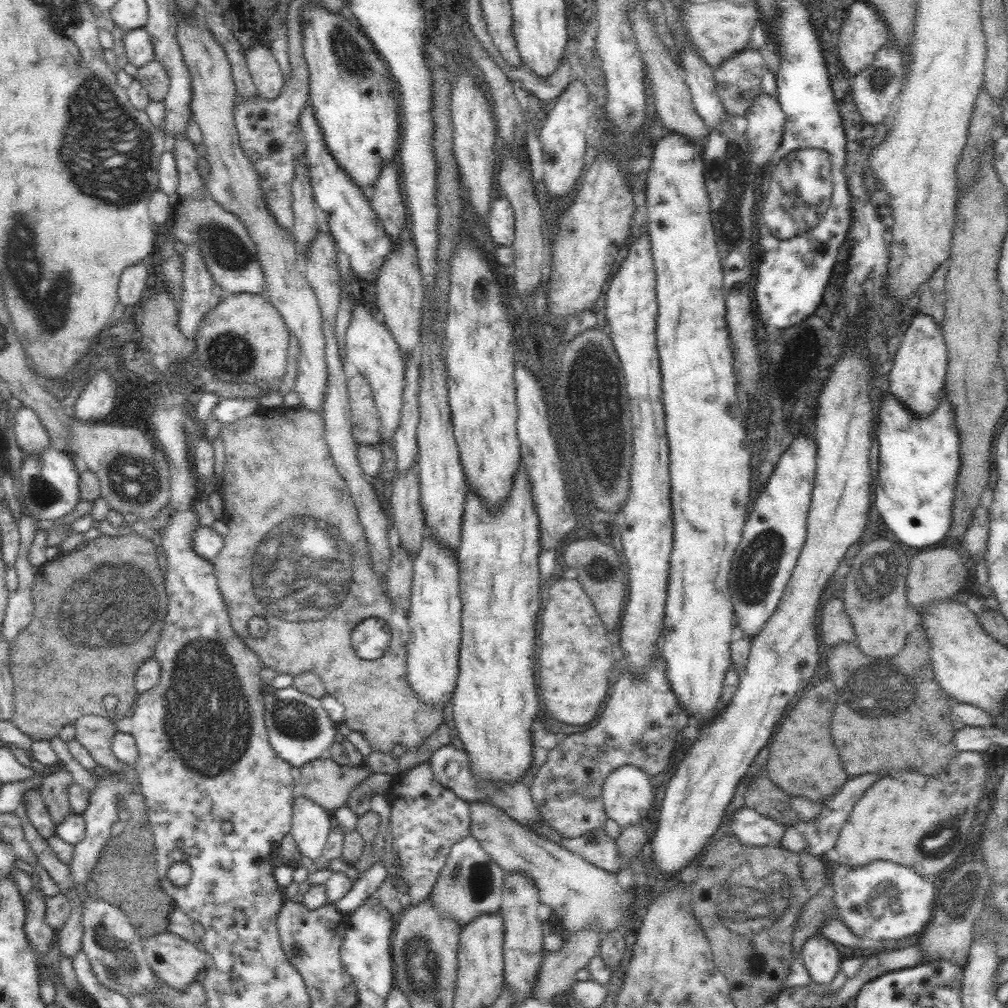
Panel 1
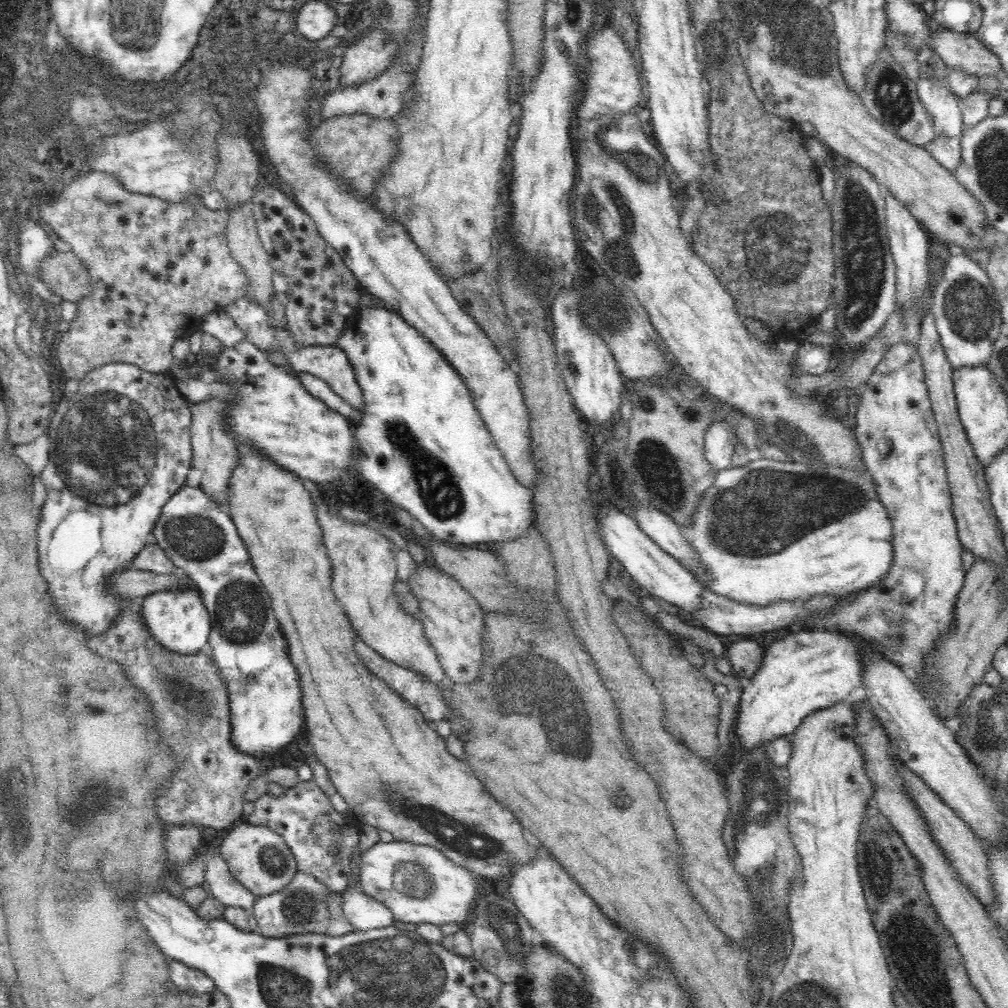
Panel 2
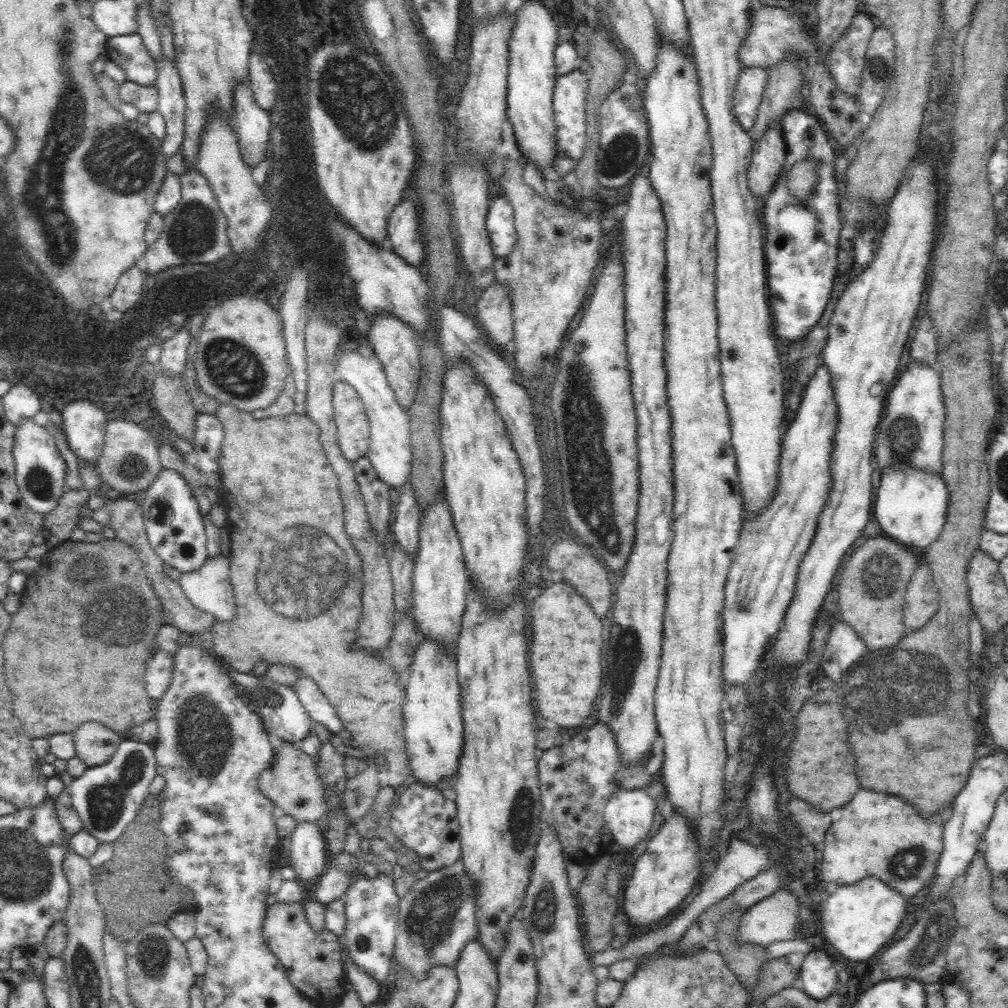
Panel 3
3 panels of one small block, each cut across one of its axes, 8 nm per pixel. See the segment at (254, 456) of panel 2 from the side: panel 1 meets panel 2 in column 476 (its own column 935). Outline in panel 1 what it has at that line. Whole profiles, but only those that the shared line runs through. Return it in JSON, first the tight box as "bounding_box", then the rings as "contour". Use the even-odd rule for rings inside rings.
{"bounding_box":[834,751,986,878],"contour":[[[962,751],[937,775],[926,776],[918,772],[902,772],[898,778],[890,774],[884,775],[878,782],[864,792],[864,796],[856,802],[850,819],[841,828],[834,851],[835,862],[847,867],[862,867],[873,860],[890,860],[904,867],[911,867],[914,871],[926,878],[938,876],[948,864],[954,864],[956,858],[962,856],[962,848],[966,846],[966,838],[973,828],[972,822],[978,814],[979,801],[986,791],[986,764],[978,751]]]}

